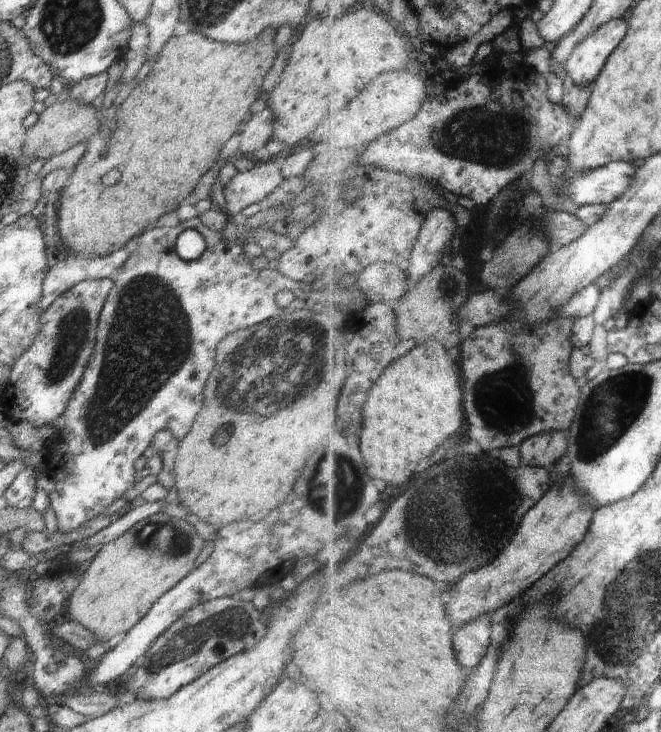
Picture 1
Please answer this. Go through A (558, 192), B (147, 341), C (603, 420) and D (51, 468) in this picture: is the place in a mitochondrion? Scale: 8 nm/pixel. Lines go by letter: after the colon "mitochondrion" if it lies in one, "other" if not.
A: other
B: mitochondrion
C: mitochondrion
D: other

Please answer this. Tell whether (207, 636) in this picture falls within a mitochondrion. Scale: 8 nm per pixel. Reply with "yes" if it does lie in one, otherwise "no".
yes

